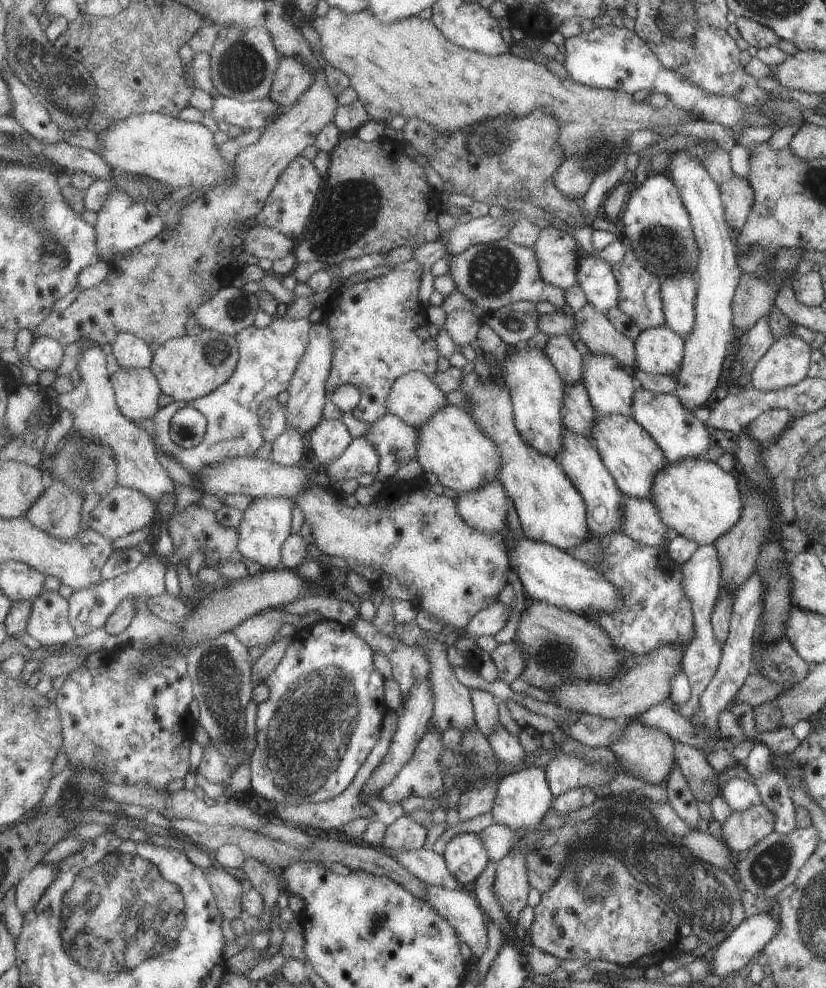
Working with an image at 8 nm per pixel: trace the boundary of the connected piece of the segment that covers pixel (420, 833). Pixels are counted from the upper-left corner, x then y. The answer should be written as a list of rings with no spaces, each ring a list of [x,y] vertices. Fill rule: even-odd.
[[[405,815],[390,825],[383,848],[391,853],[396,850],[408,852],[425,848],[428,840],[428,828],[422,822]]]

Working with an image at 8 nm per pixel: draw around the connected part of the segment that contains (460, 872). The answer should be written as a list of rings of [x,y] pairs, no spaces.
[[[476,832],[455,836],[447,844],[443,856],[447,859],[450,871],[463,885],[476,883],[490,863],[488,842],[484,842],[481,834]]]

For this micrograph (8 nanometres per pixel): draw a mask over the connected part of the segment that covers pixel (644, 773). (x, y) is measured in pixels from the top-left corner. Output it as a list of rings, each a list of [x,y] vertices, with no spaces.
[[[623,721],[623,724],[626,732],[620,738],[620,742],[614,741],[612,744],[609,744],[609,749],[613,750],[613,753],[617,756],[620,766],[624,768],[628,775],[634,776],[649,784],[666,784],[668,774],[672,772],[672,764],[677,763],[677,743],[672,738],[669,738],[669,735],[665,734],[664,731],[658,730],[658,728],[650,728],[650,726],[646,726],[646,724],[642,724],[641,722],[630,722],[630,724],[627,724],[626,721]]]

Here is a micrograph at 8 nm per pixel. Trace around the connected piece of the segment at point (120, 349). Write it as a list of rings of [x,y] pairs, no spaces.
[[[122,332],[112,348],[122,367],[151,368],[153,365],[155,350],[149,342],[136,334]]]

